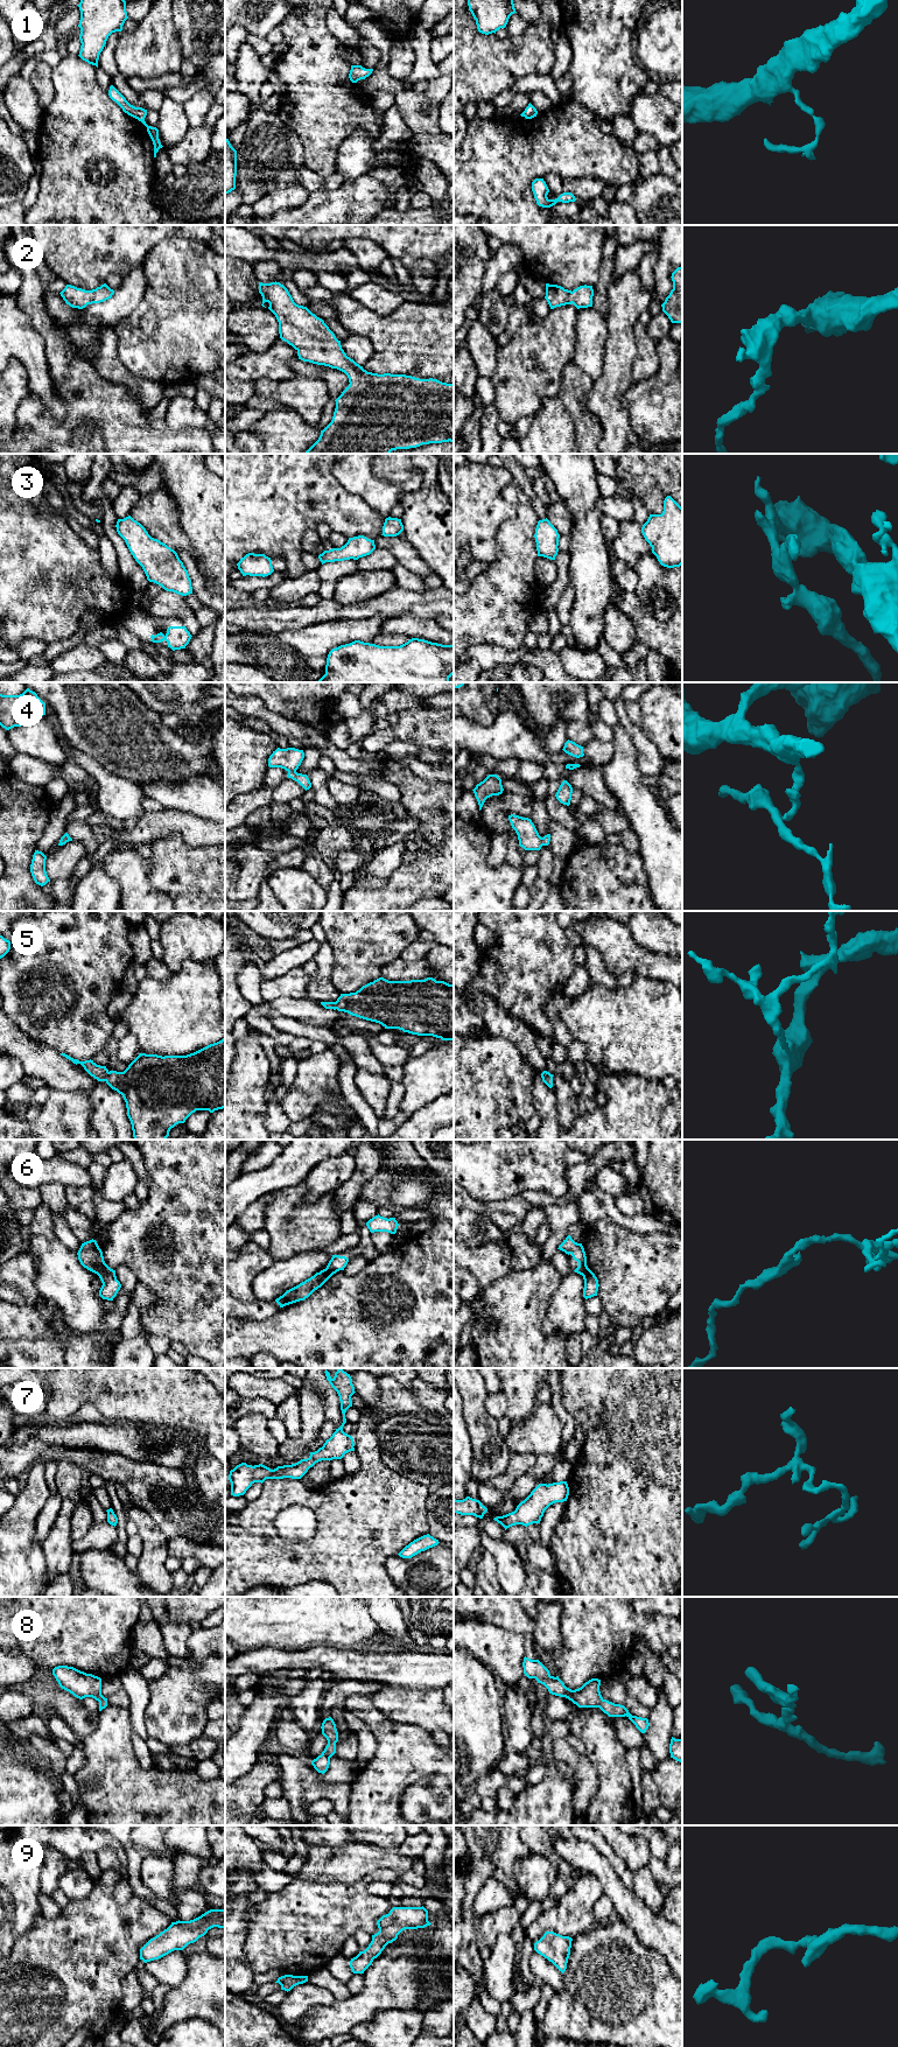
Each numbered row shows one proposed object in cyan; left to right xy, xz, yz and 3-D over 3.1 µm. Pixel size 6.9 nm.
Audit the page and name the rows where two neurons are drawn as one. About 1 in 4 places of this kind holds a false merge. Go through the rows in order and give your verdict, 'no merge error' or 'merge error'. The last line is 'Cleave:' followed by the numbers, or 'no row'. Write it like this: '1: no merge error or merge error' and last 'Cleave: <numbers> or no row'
1: no merge error
2: no merge error
3: no merge error
4: merge error
5: no merge error
6: merge error
7: no merge error
8: no merge error
9: no merge error
Cleave: 4, 6

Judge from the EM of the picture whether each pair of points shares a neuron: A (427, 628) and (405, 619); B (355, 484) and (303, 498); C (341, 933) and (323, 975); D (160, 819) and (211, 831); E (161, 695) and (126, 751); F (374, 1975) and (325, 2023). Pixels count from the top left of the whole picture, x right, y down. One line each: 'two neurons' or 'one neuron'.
A: one neuron
B: two neurons
C: two neurons
D: one neuron
E: two neurons
F: one neuron

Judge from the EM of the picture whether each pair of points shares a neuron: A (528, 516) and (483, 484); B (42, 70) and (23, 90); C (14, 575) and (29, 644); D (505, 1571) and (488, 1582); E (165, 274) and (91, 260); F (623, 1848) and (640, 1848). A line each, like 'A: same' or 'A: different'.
A: different
B: different
C: different
D: different
E: different
F: same

